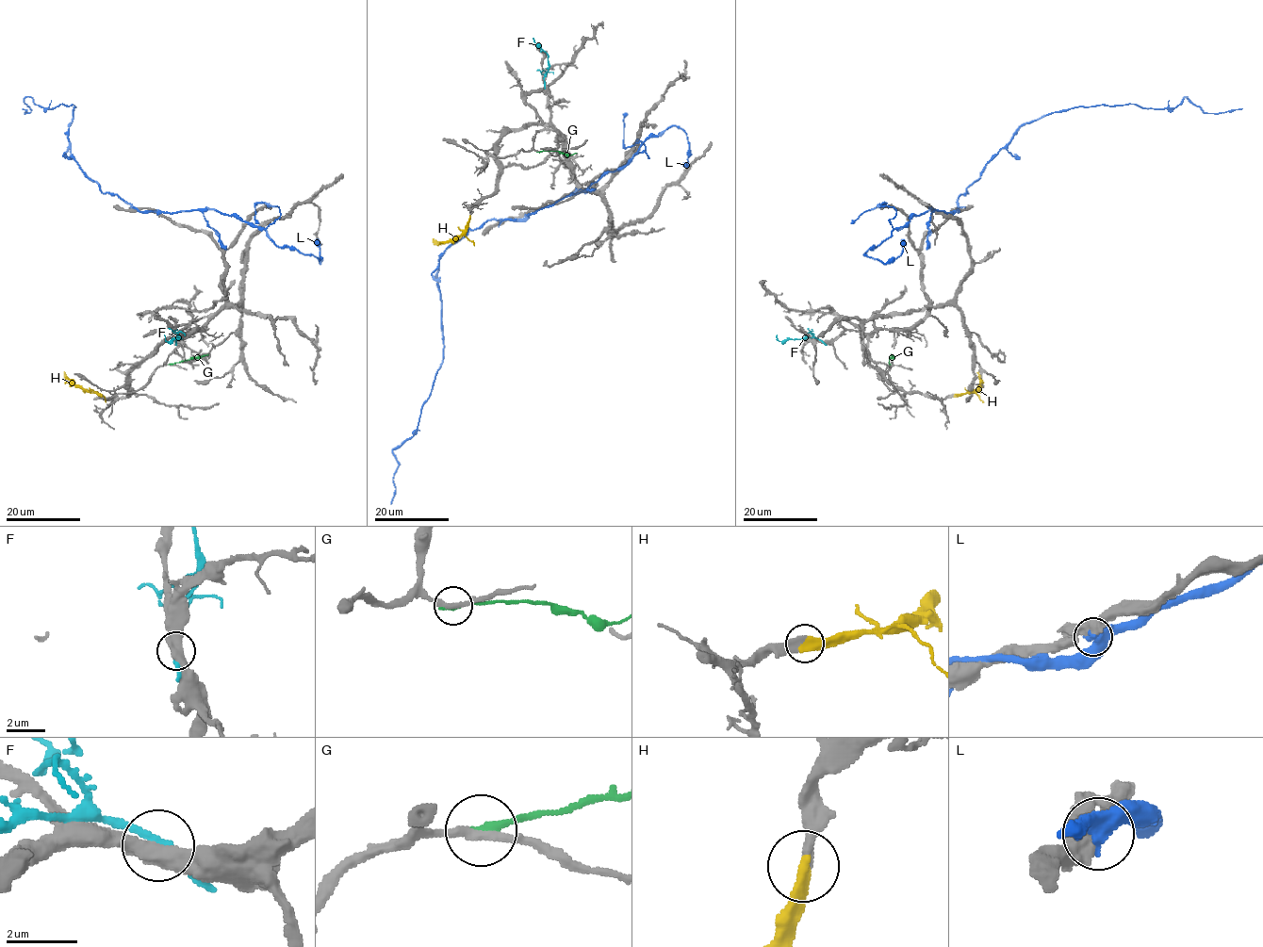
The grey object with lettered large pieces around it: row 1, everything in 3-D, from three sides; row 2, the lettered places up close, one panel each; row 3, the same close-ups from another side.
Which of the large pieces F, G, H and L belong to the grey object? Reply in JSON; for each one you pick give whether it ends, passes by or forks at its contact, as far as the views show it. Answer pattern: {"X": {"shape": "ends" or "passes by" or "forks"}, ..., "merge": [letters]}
{"H": {"shape": "ends"}, "merge": ["H"]}

